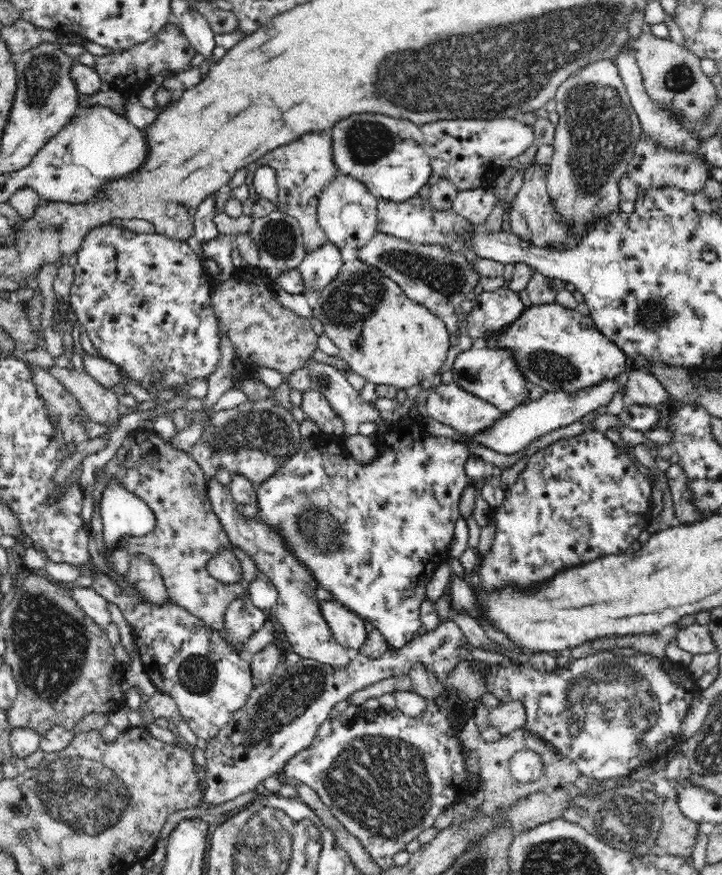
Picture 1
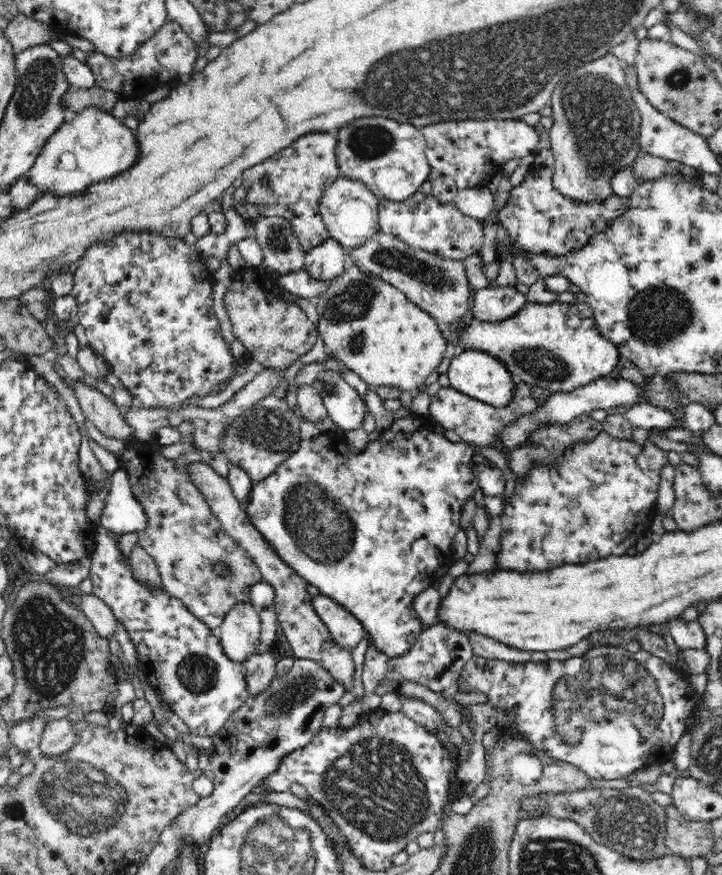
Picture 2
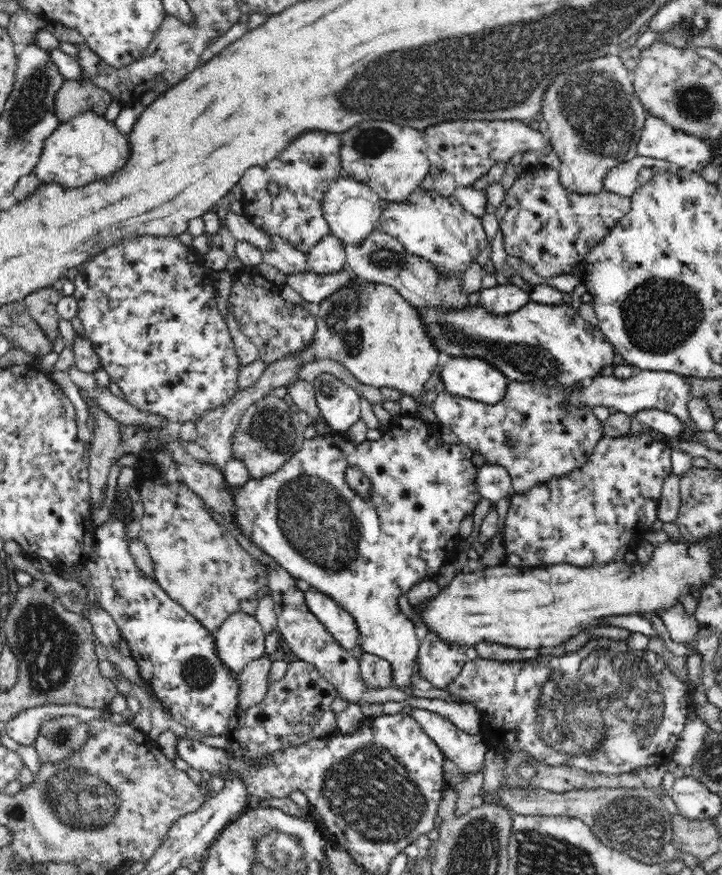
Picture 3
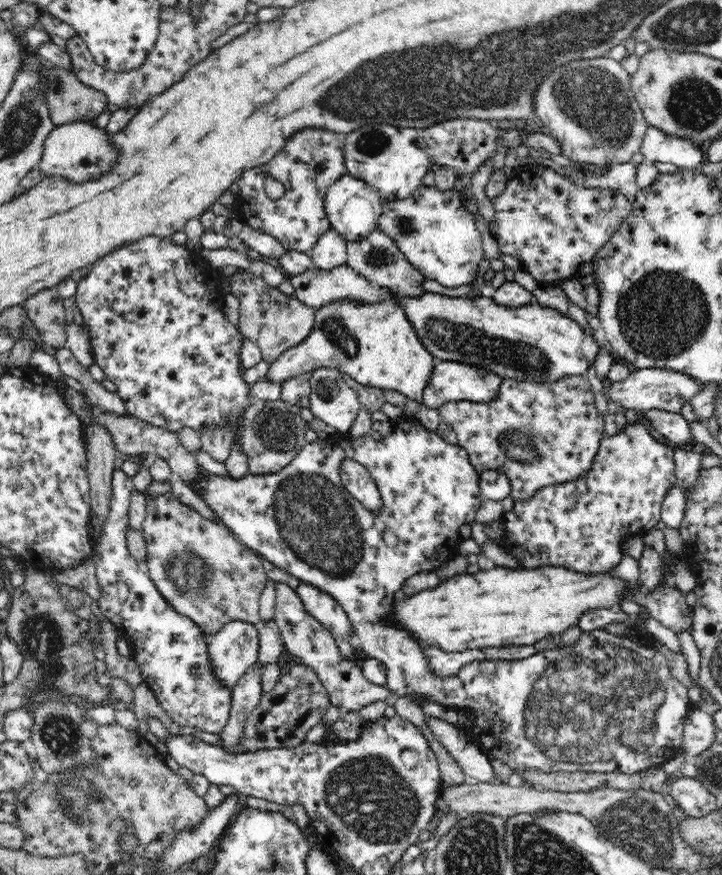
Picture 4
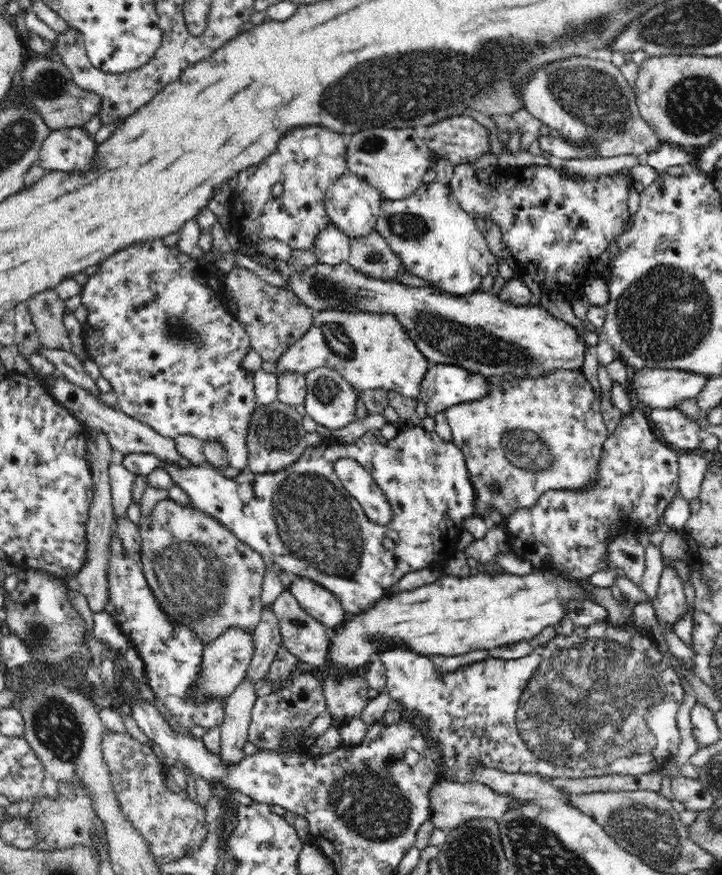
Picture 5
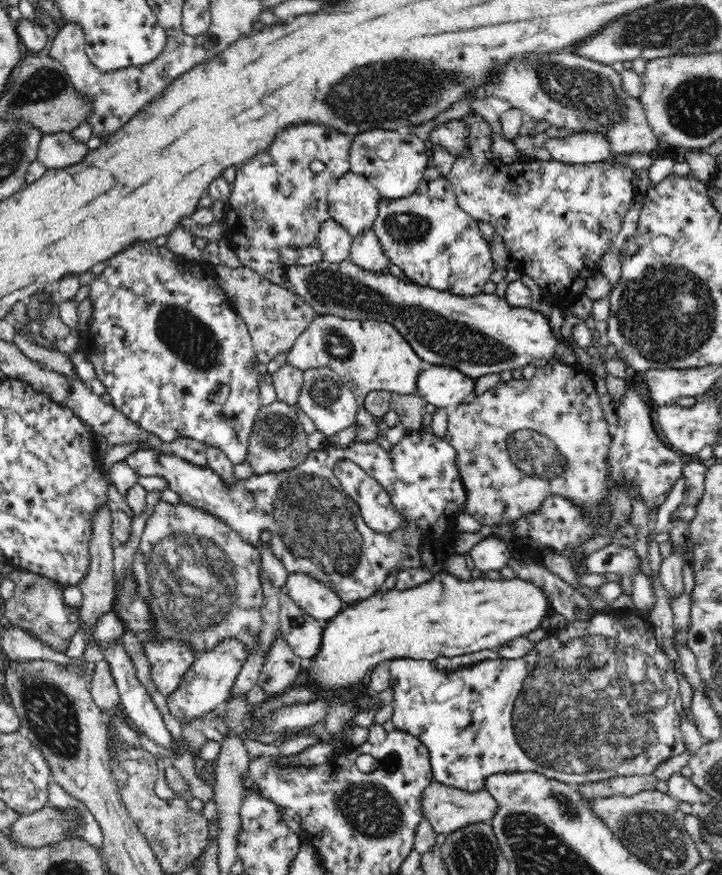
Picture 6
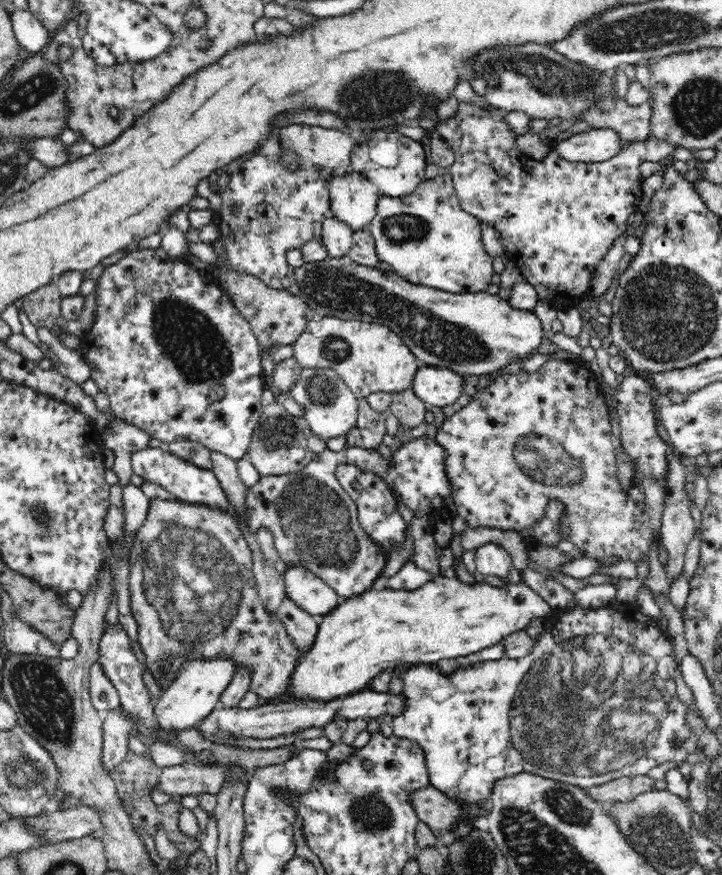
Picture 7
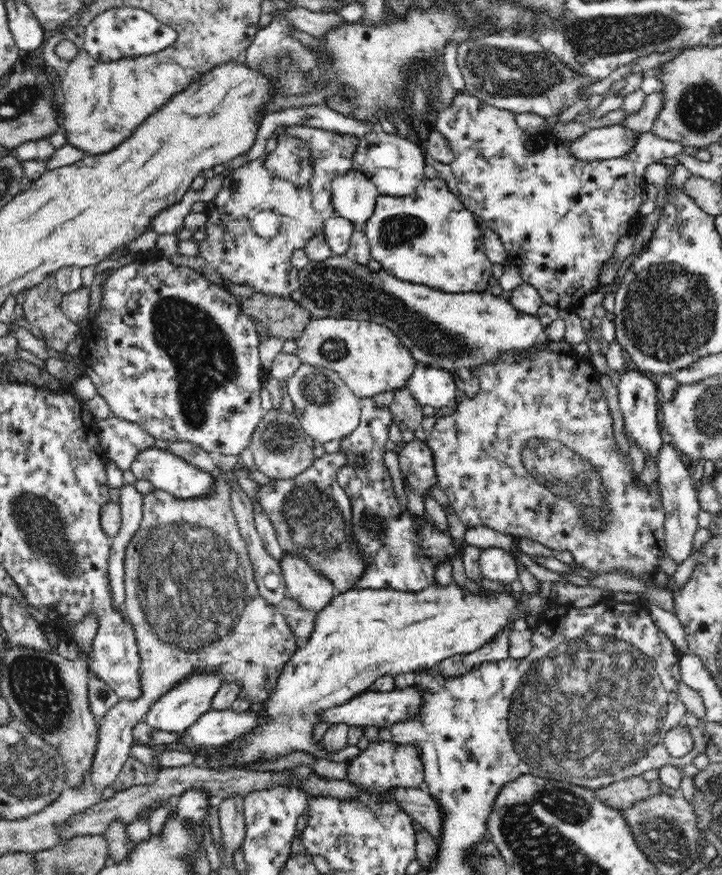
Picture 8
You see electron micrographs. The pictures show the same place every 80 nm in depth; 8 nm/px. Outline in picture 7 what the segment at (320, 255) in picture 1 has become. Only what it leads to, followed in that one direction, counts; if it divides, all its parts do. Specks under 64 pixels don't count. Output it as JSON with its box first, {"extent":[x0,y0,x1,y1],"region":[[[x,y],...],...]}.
{"extent":[321,217,352,258],"region":[[[336,217],[326,219],[322,223],[321,239],[328,251],[329,258],[344,257],[350,251],[352,244],[352,229],[348,224]]]}

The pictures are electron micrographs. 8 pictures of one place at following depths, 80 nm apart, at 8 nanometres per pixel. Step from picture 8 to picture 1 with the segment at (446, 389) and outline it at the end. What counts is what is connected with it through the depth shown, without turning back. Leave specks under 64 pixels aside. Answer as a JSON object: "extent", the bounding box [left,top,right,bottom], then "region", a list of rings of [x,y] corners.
{"extent":[451,348,530,412],"region":[[[471,348],[467,351],[458,351],[451,367],[453,383],[460,386],[466,393],[472,394],[481,400],[494,404],[504,412],[511,411],[516,405],[528,402],[530,385],[524,379],[522,371],[514,363],[514,357],[506,349]]]}

